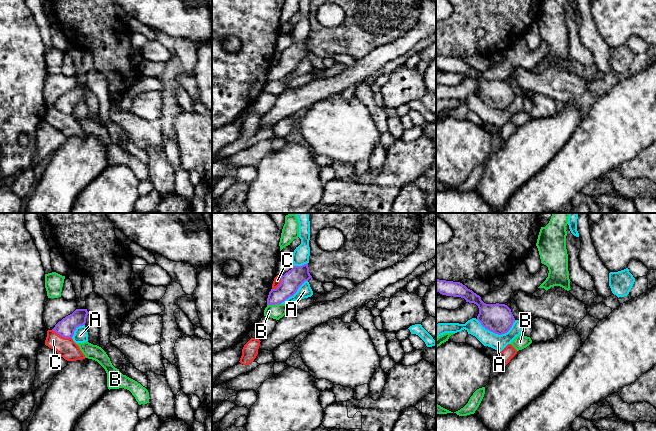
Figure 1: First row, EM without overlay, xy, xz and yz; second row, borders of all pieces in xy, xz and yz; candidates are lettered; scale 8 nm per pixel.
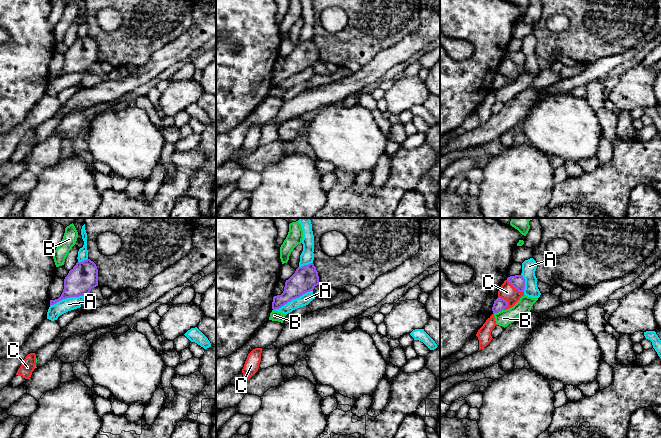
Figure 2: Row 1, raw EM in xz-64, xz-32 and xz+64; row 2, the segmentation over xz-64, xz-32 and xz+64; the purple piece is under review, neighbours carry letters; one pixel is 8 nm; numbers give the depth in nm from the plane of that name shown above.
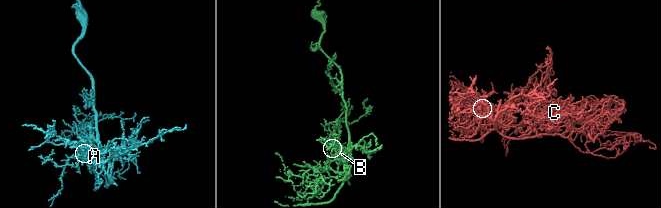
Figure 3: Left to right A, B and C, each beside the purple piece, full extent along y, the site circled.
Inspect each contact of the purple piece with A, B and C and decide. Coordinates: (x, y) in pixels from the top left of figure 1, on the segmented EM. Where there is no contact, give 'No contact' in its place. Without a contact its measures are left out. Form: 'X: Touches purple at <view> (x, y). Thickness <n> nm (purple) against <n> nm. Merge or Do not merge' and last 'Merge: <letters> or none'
A: Touches purple at yz (497, 333). Thickness 240 nm (purple) against 130 nm. Do not merge
B: Touches purple at xz (273, 304). Thickness 160 nm (purple) against 120 nm. Do not merge
C: Touches purple at xy (62, 336). Thickness 140 nm (purple) against 160 nm. Do not merge
Merge: none

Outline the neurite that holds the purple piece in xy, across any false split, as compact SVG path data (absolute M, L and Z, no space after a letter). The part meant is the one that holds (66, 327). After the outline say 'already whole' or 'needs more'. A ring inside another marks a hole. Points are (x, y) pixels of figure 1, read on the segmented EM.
M76 309L59 321L52 330L64 338L72 338L76 328L85 325L88 314L87 309Z; already whole

